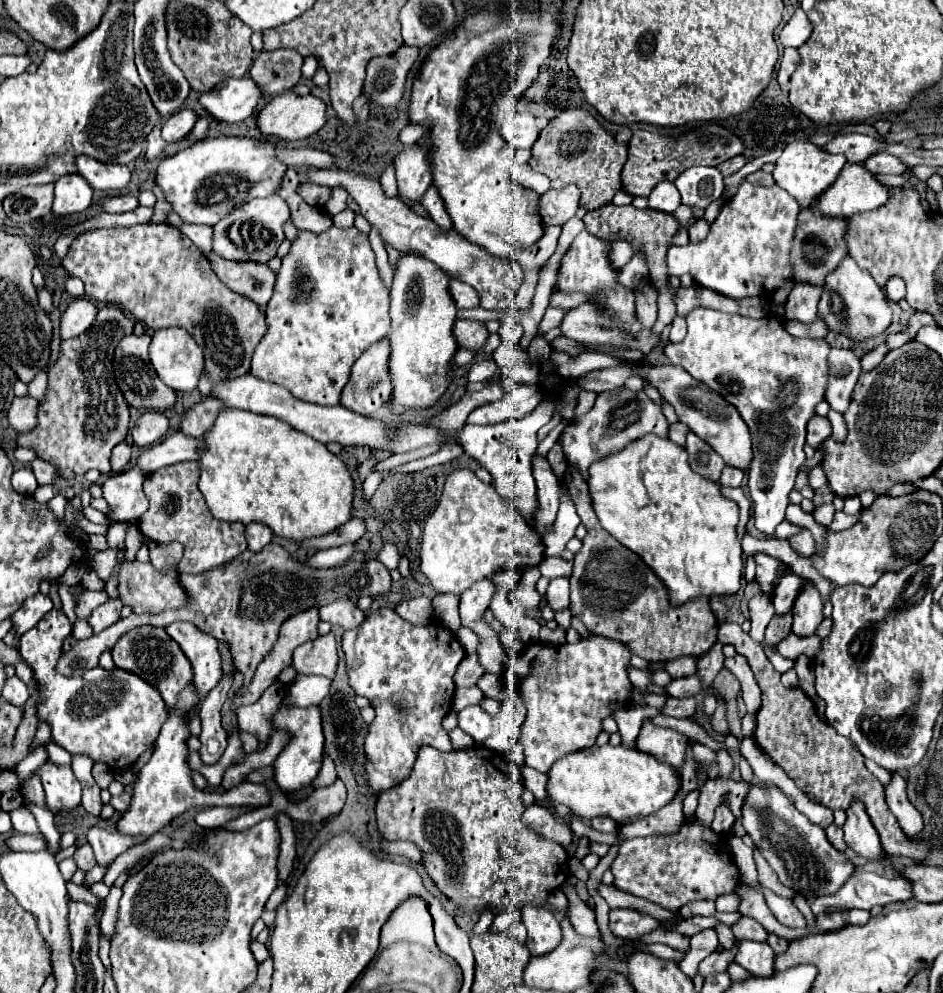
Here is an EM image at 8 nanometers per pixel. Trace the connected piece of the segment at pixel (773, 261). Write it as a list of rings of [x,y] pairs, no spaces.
[[[744,181],[738,193],[722,207],[702,242],[668,249],[668,277],[688,273],[696,285],[730,299],[754,295],[770,297],[780,291],[786,281],[794,281],[790,251],[800,213],[796,199],[778,185],[760,187]]]

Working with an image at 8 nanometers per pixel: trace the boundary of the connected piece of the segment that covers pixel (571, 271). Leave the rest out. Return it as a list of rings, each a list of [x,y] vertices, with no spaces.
[[[582,231],[580,235],[576,235],[576,239],[572,241],[572,247],[568,249],[568,253],[562,259],[558,279],[556,279],[556,287],[560,291],[566,291],[566,293],[574,293],[574,291],[588,293],[588,295],[592,295],[596,305],[612,311],[614,319],[618,319],[622,323],[632,323],[632,321],[636,321],[634,291],[630,291],[630,289],[626,291],[624,287],[616,285],[618,271],[610,269],[608,259],[606,259],[608,251],[610,251],[608,241],[602,241],[602,239],[594,237],[594,235],[590,235],[588,231]]]

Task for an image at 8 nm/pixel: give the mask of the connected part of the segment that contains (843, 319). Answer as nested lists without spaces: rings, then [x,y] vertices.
[[[846,257],[836,271],[826,277],[826,287],[818,305],[818,315],[826,323],[828,331],[846,335],[852,343],[866,343],[876,335],[884,333],[892,323],[892,309],[886,303],[884,291],[876,285],[876,281],[860,269],[854,259]]]

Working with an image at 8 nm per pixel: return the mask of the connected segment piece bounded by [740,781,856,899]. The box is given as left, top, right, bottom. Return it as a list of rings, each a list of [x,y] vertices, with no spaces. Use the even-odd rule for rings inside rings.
[[[750,783],[740,821],[756,849],[776,871],[780,883],[792,887],[796,893],[802,893],[808,899],[838,891],[854,873],[856,865],[842,851],[836,851],[828,843],[824,829],[810,823],[808,817],[794,807],[792,799],[786,797],[774,783]]]

